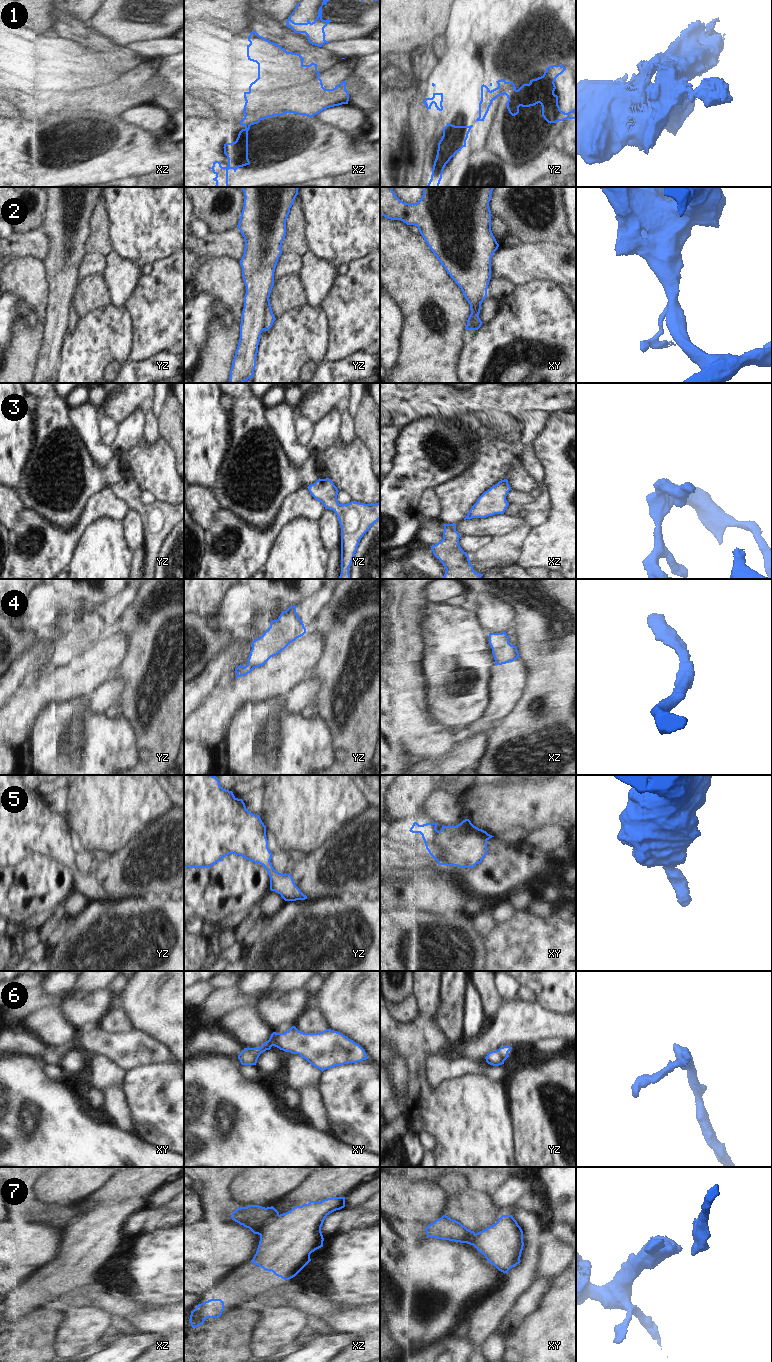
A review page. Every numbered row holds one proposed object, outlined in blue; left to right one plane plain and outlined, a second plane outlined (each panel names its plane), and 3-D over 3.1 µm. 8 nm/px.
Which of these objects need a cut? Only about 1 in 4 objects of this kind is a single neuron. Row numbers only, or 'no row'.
1, 2, 6, 7.

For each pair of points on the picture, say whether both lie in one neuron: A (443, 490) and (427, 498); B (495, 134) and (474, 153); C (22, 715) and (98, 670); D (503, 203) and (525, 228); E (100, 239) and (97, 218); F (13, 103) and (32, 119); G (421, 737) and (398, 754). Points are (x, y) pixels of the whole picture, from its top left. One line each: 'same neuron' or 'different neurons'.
A: different neurons
B: different neurons
C: same neuron
D: same neuron
E: same neuron
F: different neurons
G: different neurons

